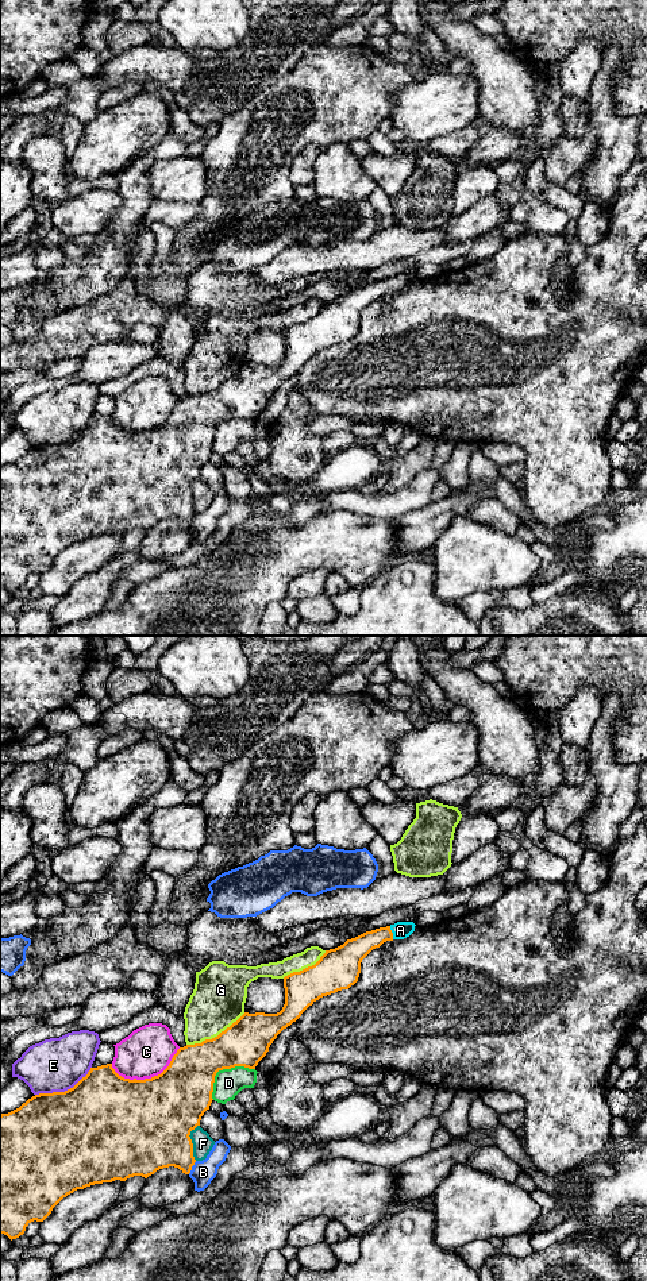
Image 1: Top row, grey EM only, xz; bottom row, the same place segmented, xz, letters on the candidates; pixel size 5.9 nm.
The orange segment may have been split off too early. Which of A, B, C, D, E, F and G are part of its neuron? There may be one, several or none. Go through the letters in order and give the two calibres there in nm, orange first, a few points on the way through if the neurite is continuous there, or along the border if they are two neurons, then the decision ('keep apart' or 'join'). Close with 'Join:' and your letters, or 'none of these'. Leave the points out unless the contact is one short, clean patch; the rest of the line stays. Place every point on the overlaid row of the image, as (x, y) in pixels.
A: calibres 150 and 100 nm; join
B: calibres 340 and 140 nm; keep apart
C: calibres 500 and 300 nm; keep apart
D: calibres 320 and 170 nm; keep apart
E: calibres 500 and 320 nm; keep apart
F: calibres 460 and 120 nm; keep apart
G: calibres 280 and 320 nm; keep apart
Join: A

